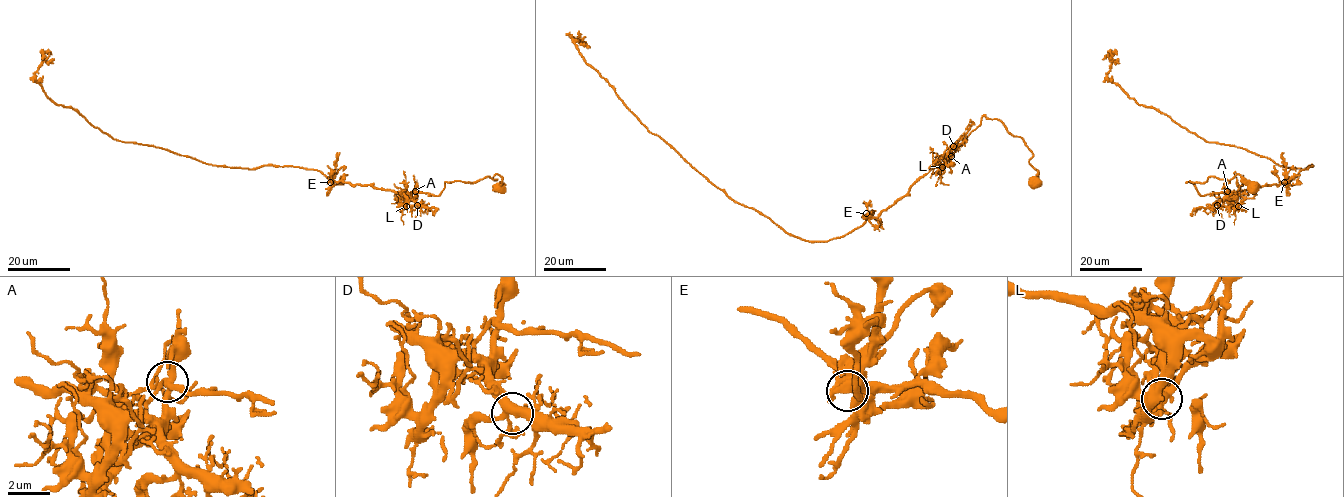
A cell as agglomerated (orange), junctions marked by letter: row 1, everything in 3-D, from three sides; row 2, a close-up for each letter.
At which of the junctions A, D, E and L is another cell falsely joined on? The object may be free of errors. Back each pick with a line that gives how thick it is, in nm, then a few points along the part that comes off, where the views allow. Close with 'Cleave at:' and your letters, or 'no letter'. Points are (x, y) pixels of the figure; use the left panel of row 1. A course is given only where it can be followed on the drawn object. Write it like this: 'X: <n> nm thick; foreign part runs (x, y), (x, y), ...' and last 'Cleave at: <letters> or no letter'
Cleave at: no letter

